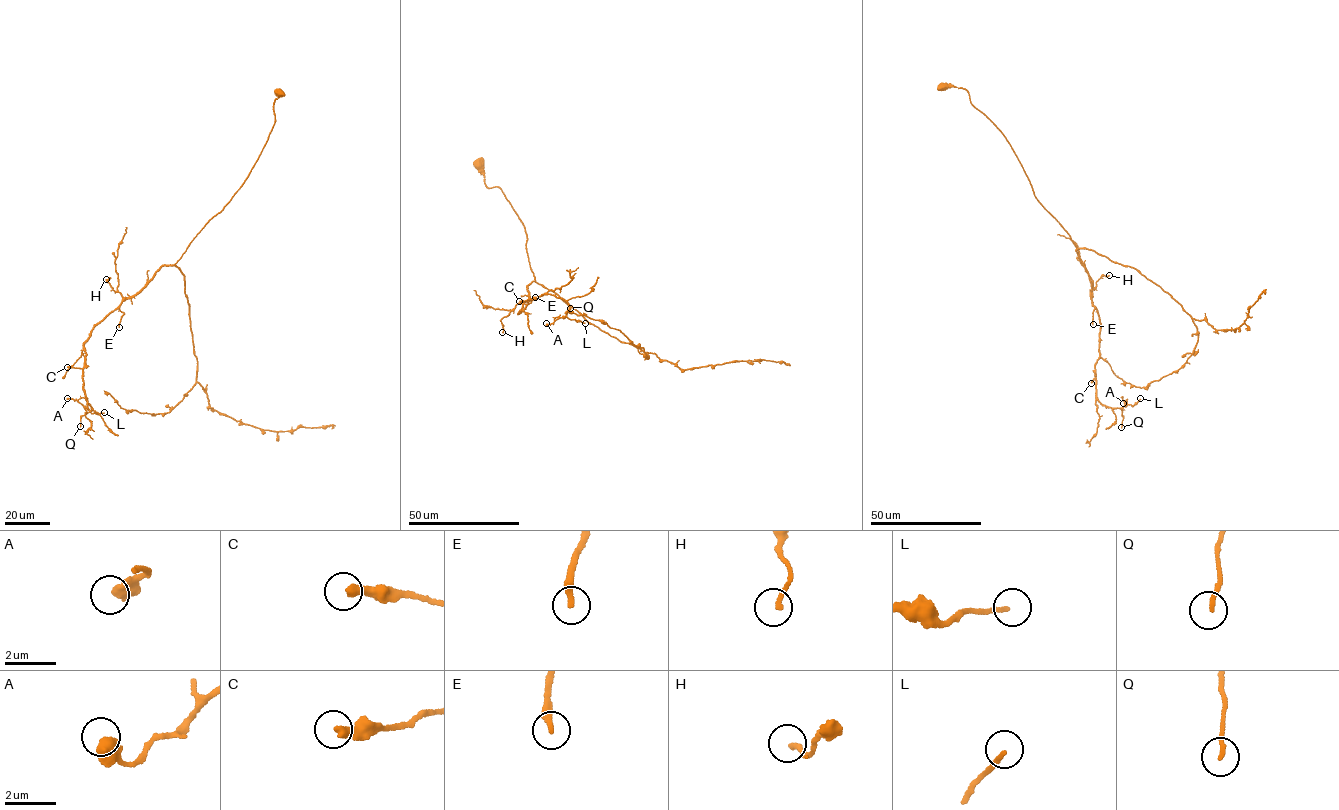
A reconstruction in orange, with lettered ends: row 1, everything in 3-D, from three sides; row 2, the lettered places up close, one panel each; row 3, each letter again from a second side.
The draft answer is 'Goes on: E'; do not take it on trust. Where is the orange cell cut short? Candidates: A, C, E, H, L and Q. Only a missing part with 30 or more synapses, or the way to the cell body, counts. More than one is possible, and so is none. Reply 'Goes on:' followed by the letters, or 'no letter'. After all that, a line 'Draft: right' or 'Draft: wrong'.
Goes on: E
Draft: right

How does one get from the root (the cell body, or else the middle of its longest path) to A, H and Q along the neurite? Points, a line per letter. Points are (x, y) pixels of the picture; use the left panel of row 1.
A: (278, 93), (266, 142), (230, 200), (177, 262), (158, 269), (92, 330), (83, 369), (92, 410), (67, 398)
H: (278, 93), (275, 122), (248, 177), (177, 262), (164, 265), (128, 297), (106, 279)
Q: (278, 93), (266, 142), (230, 200), (177, 262), (158, 269), (92, 330), (83, 369), (92, 410), (80, 426)

